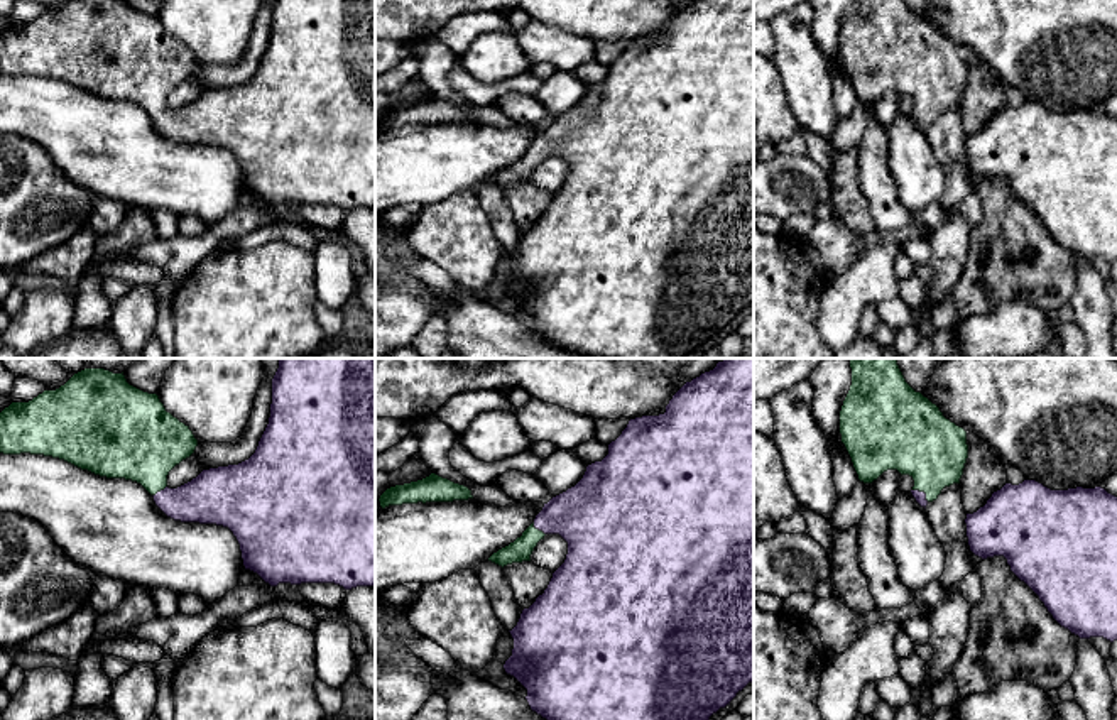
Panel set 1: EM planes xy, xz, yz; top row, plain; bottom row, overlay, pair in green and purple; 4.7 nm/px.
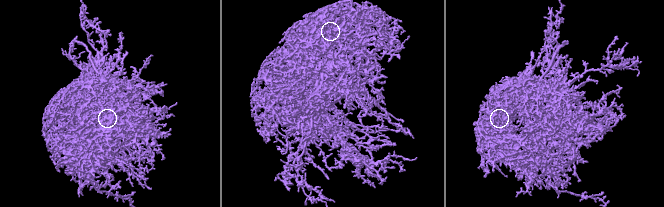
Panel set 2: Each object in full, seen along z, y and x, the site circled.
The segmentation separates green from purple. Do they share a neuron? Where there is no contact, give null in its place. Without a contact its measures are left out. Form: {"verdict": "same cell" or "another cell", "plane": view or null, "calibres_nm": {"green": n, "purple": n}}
{"verdict": "same cell", "plane": "yz", "calibres_nm": {"green": 340, "purple": 50}}

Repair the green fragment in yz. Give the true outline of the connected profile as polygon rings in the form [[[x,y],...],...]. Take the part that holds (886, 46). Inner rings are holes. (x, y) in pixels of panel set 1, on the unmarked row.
[[[852,0],[840,32],[840,56],[860,103],[872,105],[884,93],[897,91],[914,101],[911,115],[924,130],[945,108],[960,105],[968,79],[967,52],[946,41],[940,29],[916,14],[906,0]]]

